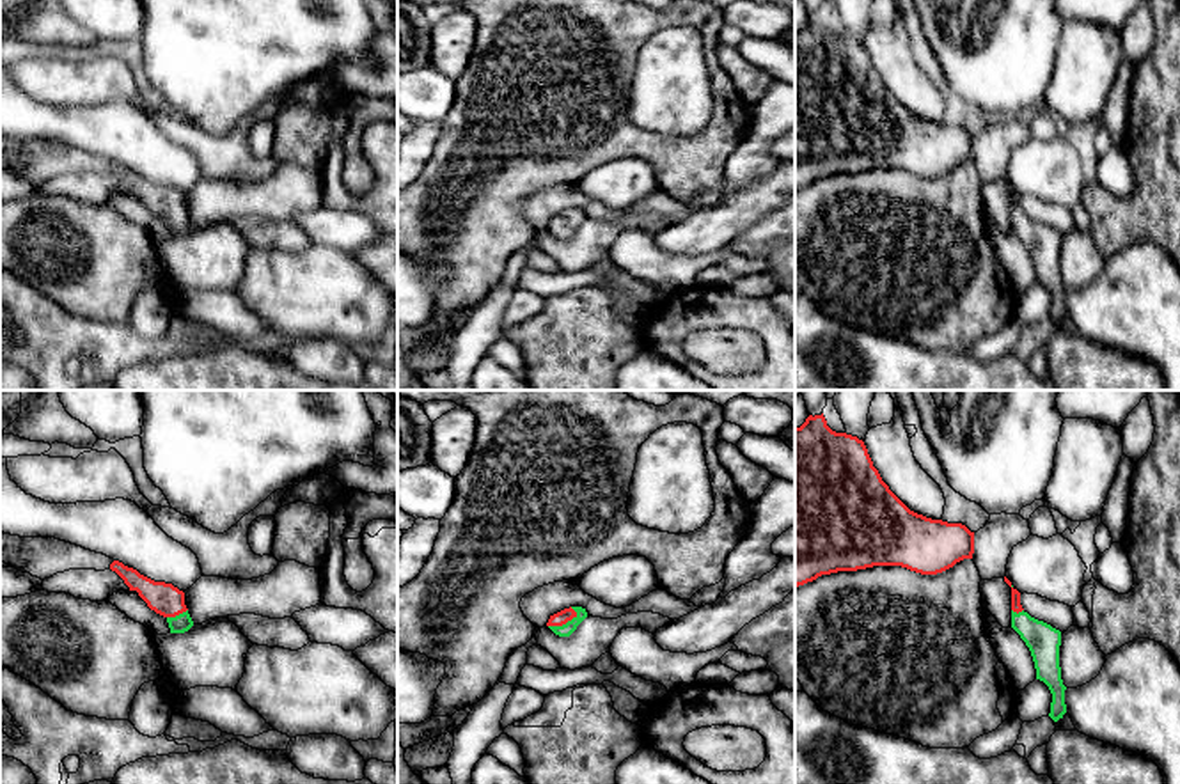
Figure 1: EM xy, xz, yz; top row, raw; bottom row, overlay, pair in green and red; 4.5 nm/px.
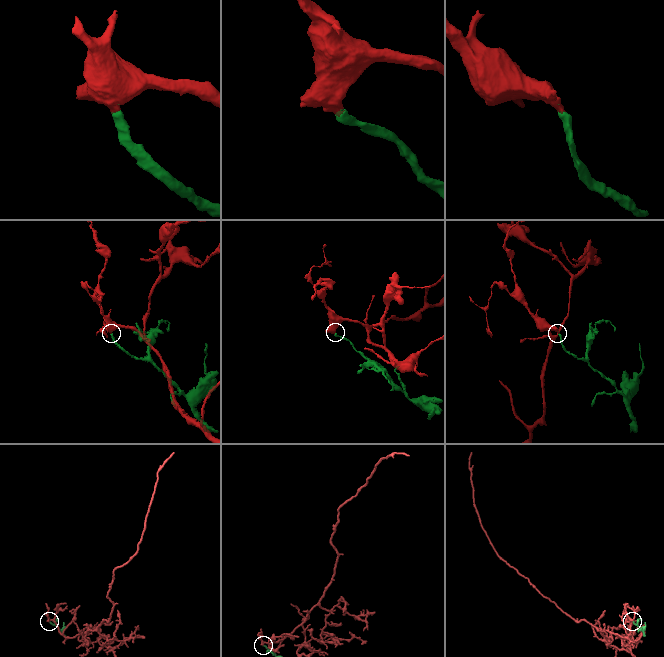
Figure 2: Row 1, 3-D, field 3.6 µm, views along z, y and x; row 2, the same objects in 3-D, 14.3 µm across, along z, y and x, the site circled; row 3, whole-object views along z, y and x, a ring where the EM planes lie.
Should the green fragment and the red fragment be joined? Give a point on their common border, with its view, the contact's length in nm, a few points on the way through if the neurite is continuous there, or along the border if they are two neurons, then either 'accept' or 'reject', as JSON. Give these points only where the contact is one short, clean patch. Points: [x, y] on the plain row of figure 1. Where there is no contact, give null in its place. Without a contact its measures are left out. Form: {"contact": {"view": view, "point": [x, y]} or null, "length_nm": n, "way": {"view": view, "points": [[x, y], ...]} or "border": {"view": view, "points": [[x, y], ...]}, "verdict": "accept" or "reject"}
{"contact": {"view": "xz", "point": [563, 227]}, "length_nm": 150, "way": {"view": "xz", "points": [[570, 229], [563, 227], [561, 220]]}, "verdict": "accept"}

